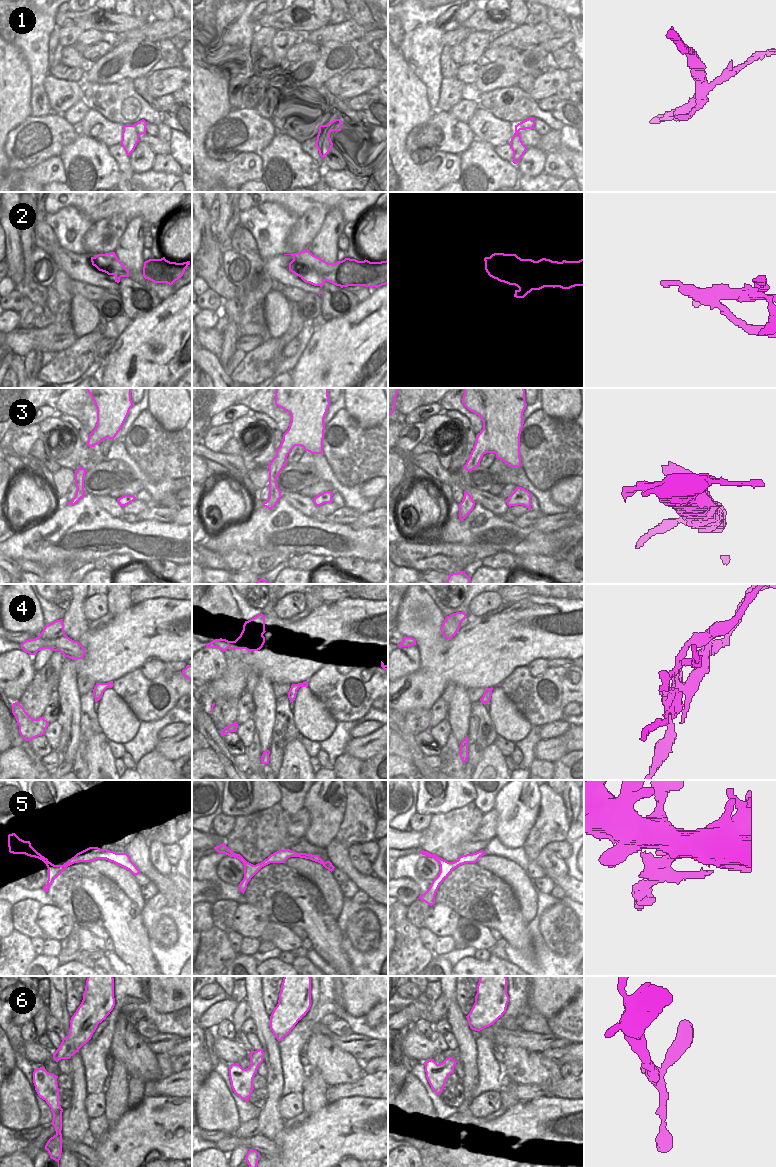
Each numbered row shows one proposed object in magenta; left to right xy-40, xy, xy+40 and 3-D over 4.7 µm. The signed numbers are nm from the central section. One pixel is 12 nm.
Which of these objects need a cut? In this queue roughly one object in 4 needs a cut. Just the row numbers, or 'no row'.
1, 2, 4

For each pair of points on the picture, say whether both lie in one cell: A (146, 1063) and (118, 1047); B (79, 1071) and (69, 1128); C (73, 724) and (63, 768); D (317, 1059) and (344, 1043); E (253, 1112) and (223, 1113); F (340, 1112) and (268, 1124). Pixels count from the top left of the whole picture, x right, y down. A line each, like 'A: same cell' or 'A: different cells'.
A: same cell
B: same cell
C: different cells
D: different cells
E: different cells
F: different cells

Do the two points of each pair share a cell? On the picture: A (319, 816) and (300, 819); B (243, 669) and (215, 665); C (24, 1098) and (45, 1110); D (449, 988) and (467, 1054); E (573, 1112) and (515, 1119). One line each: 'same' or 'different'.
A: different
B: different
C: different
D: same
E: same

